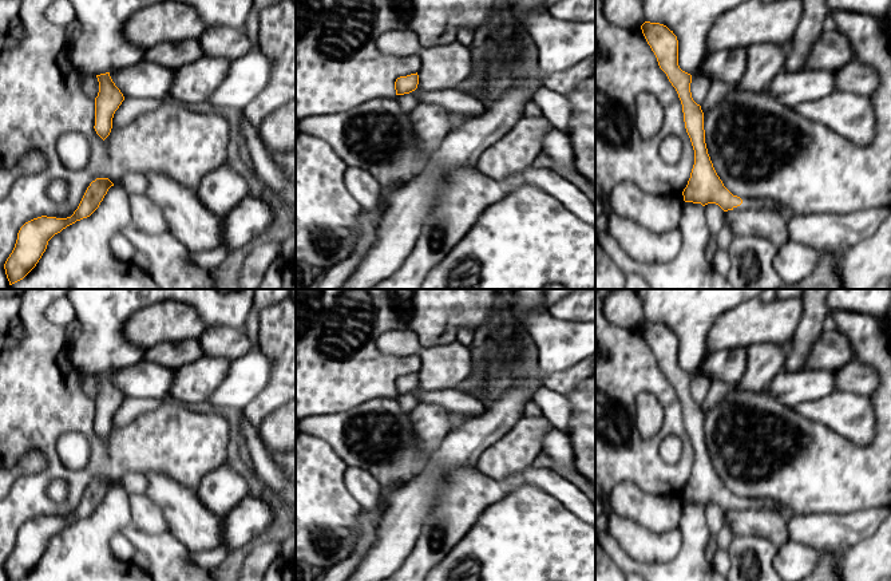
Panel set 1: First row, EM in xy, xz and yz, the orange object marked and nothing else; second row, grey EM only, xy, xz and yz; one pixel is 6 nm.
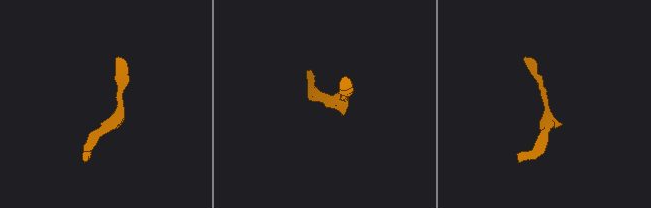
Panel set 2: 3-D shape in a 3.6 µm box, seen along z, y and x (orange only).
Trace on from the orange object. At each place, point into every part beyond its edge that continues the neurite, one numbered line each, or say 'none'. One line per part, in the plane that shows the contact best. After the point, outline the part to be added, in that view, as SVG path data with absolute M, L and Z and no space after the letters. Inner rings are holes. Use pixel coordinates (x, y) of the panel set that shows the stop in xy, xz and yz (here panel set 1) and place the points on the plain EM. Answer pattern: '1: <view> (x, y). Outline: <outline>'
1: yz (771, 505). Outline: M741 498L742 503L737 507L733 507L733 510L769 510L769 511L779 511L779 513L787 513L787 509L773 501L773 499L755 499L755 498Z

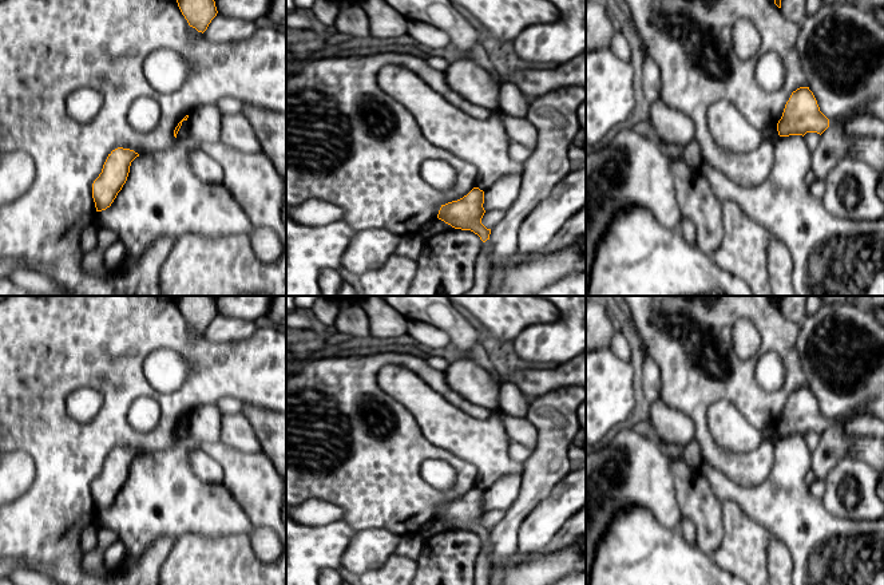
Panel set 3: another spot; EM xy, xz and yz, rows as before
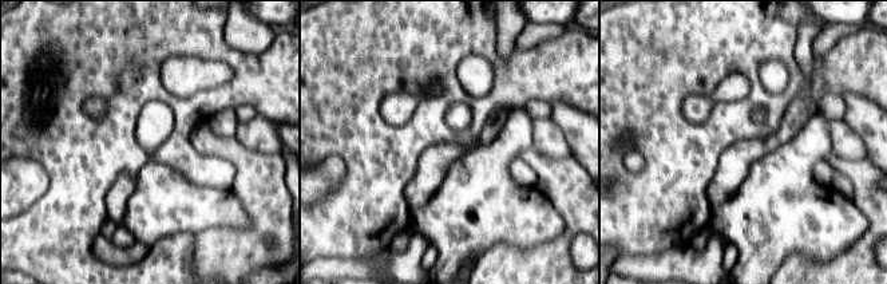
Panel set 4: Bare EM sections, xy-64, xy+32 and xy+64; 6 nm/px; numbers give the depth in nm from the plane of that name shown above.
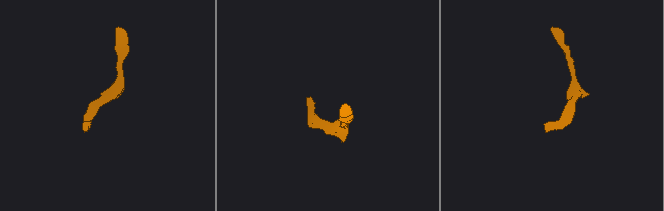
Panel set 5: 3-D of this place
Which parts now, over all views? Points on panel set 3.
1: xz (482, 569). Outline: M487 539L485 542L481 544L481 550L476 560L473 585L493 585L489 576L489 558L488 558L489 550L491 550L491 541Z

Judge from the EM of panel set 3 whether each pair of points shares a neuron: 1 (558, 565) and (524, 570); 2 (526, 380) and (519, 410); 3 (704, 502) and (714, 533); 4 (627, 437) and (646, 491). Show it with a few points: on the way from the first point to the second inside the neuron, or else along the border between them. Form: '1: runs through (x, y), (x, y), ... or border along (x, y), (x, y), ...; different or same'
1: runs through (550, 568), (532, 570); same
2: border along (503, 380), (512, 382), (530, 400); different
3: runs through (704, 510), (709, 525); same
4: runs through (630, 450), (631, 467), (642, 478); same

